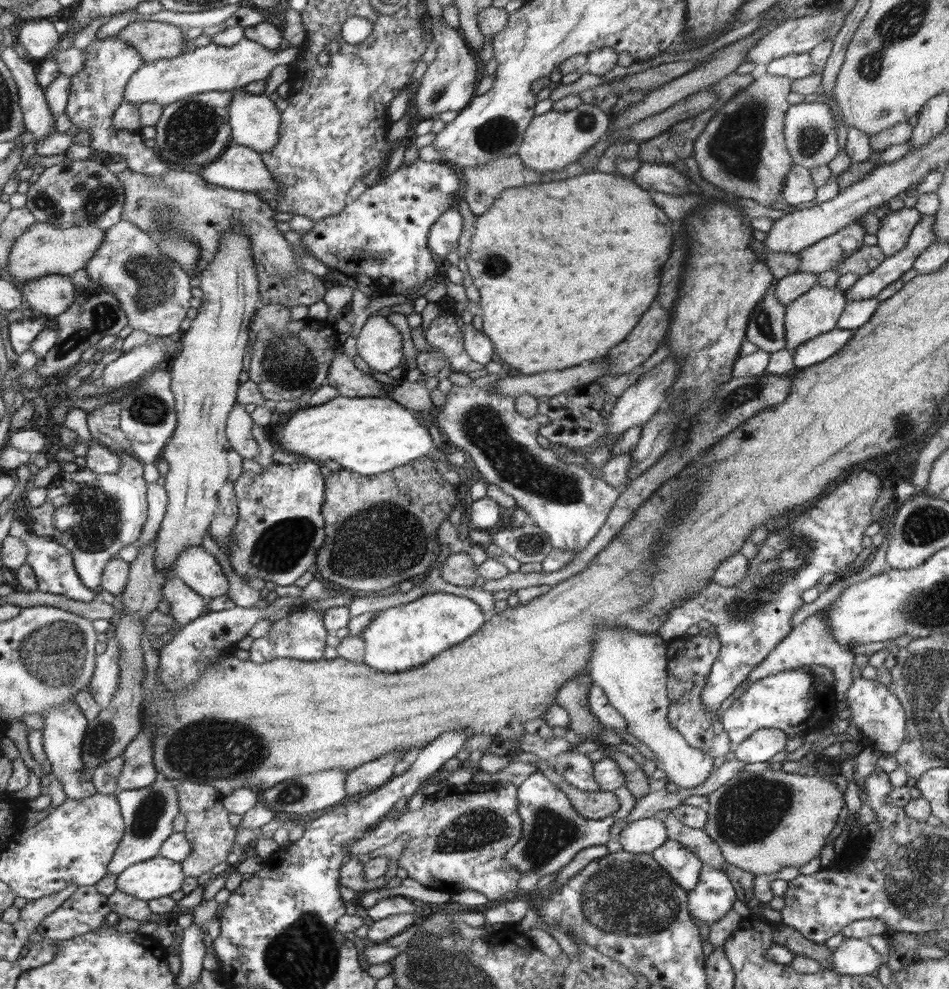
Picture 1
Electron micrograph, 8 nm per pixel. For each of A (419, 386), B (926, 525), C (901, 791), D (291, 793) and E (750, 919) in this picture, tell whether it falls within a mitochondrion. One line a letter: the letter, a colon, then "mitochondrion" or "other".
A: other
B: mitochondrion
C: other
D: mitochondrion
E: other

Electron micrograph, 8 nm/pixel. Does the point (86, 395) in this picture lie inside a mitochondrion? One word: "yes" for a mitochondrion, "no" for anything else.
no

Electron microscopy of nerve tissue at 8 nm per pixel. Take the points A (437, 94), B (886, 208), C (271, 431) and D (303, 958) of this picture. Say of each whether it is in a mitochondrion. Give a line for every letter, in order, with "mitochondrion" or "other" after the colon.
A: mitochondrion
B: other
C: other
D: mitochondrion

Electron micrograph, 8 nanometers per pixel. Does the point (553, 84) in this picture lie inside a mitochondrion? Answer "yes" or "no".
no

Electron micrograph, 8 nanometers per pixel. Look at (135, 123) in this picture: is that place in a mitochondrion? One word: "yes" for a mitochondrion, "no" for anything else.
no

